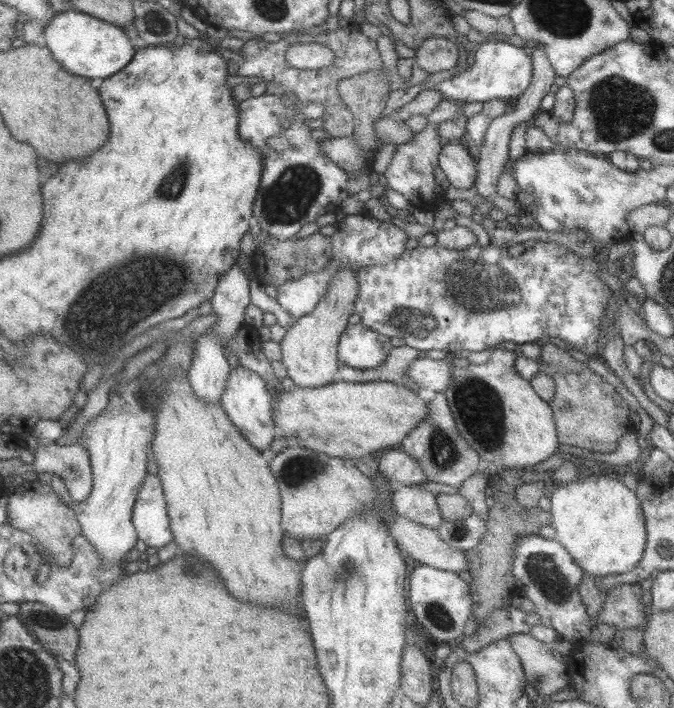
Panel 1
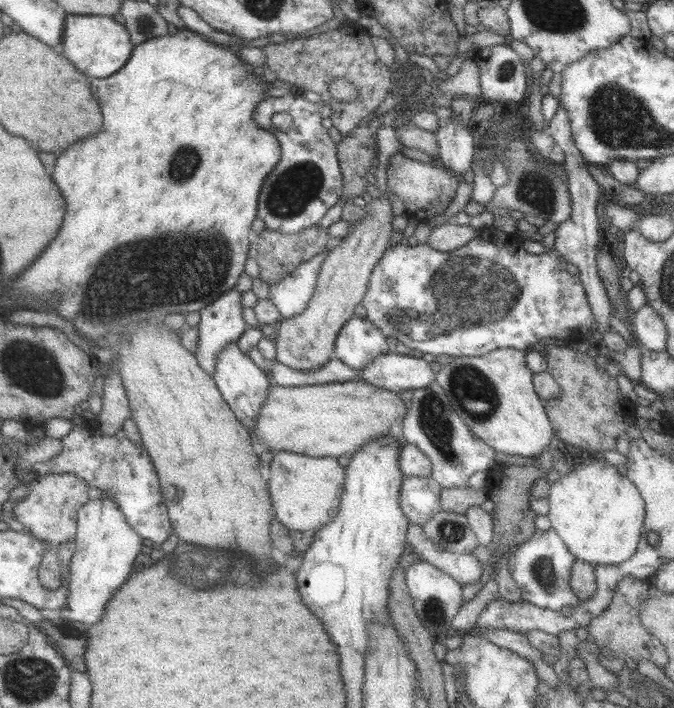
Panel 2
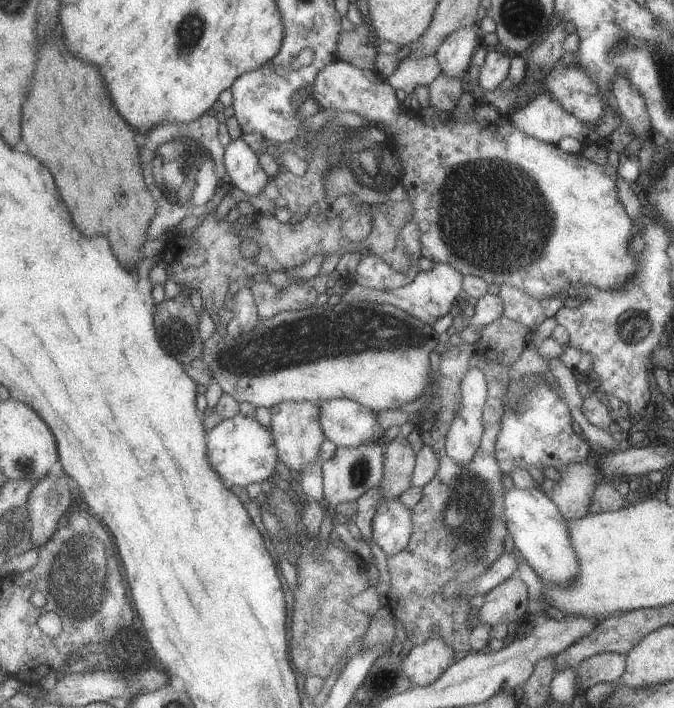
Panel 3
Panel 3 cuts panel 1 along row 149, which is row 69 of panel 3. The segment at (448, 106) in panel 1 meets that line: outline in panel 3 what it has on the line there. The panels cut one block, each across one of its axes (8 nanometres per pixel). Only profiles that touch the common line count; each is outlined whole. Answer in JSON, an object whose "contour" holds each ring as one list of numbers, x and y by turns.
{"contour":[[437,56,425,58,405,58,399,68,387,78,397,90,405,94,417,92,417,88,427,88,443,74,443,64]]}

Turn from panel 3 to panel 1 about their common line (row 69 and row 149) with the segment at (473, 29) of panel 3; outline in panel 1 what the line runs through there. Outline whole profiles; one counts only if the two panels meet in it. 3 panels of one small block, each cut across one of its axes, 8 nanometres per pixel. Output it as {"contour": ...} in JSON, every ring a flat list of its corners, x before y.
{"contour":[[453,138,445,142,441,154,441,168,447,174,453,188,473,188,475,184,475,162,473,156,463,148,461,140]]}

